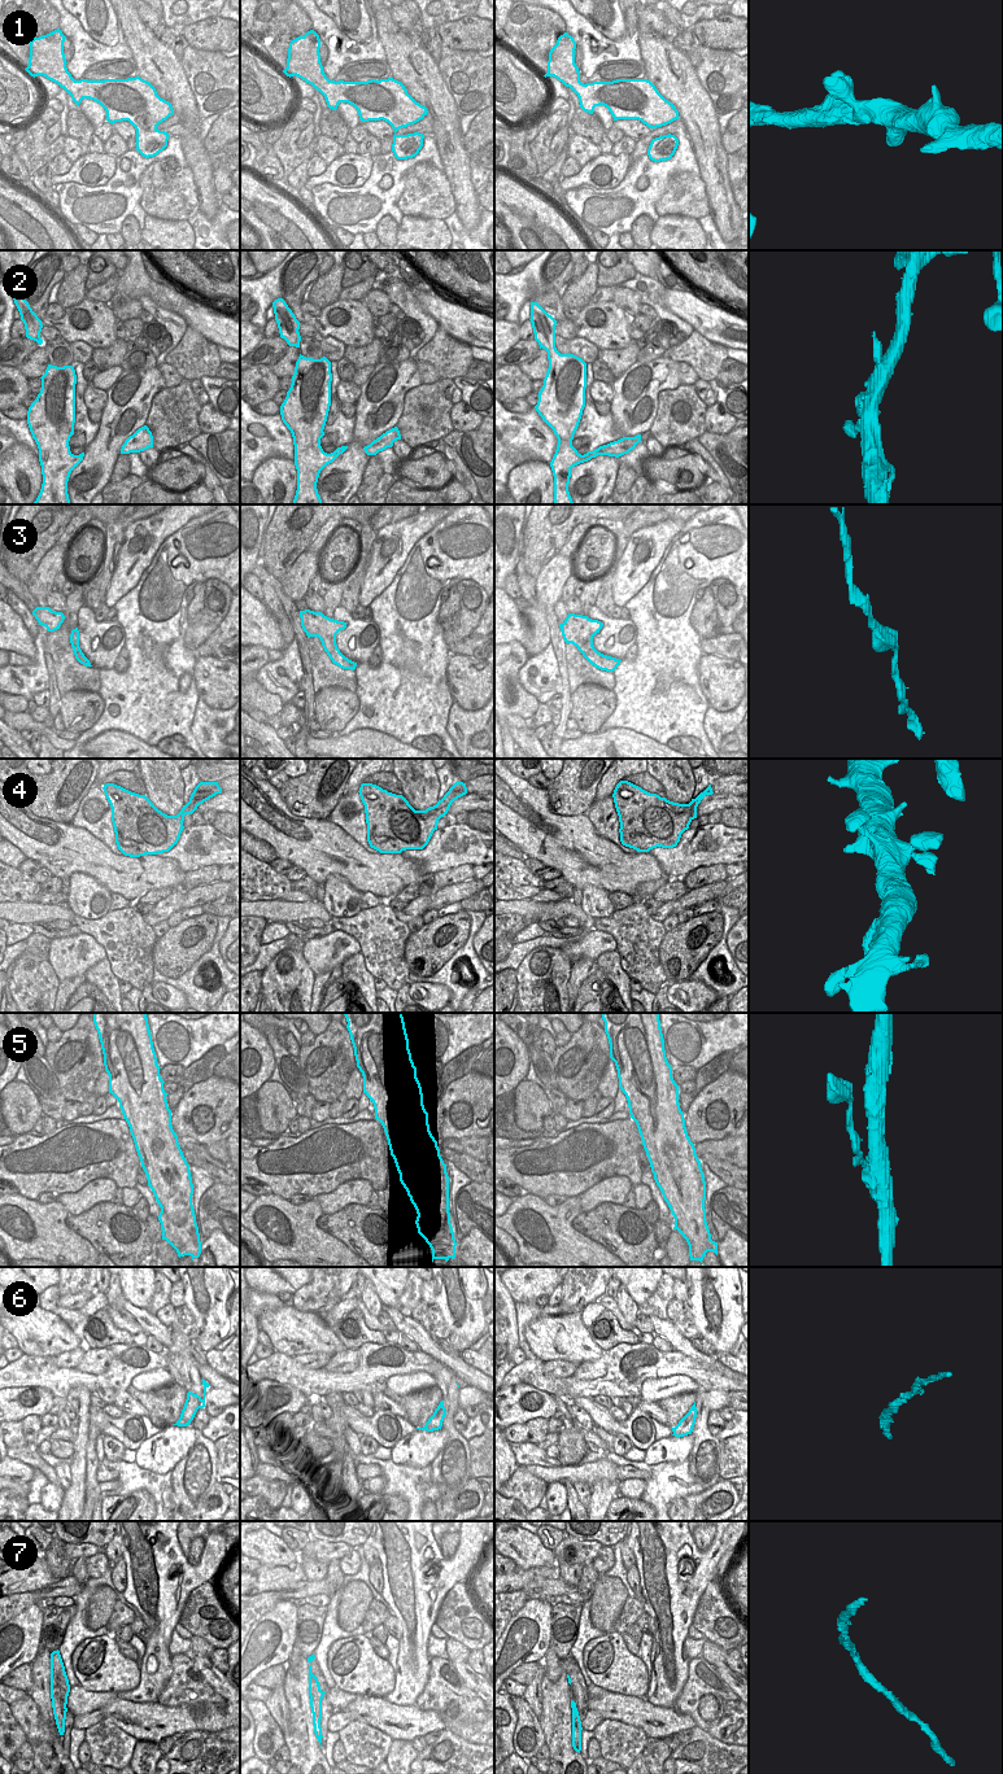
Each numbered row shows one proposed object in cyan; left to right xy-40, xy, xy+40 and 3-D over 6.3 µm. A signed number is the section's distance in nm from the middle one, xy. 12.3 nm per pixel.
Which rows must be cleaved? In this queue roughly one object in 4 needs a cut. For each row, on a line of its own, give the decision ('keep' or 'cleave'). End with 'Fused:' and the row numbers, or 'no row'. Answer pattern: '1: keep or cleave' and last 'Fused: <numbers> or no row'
1: keep
2: keep
3: keep
4: keep
5: cleave
6: keep
7: keep
Fused: 5

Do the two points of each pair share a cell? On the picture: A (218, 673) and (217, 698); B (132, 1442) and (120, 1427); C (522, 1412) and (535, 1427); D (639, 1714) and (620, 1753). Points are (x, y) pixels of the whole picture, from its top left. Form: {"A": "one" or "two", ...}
{"A": "one", "B": "one", "C": "two", "D": "two"}

